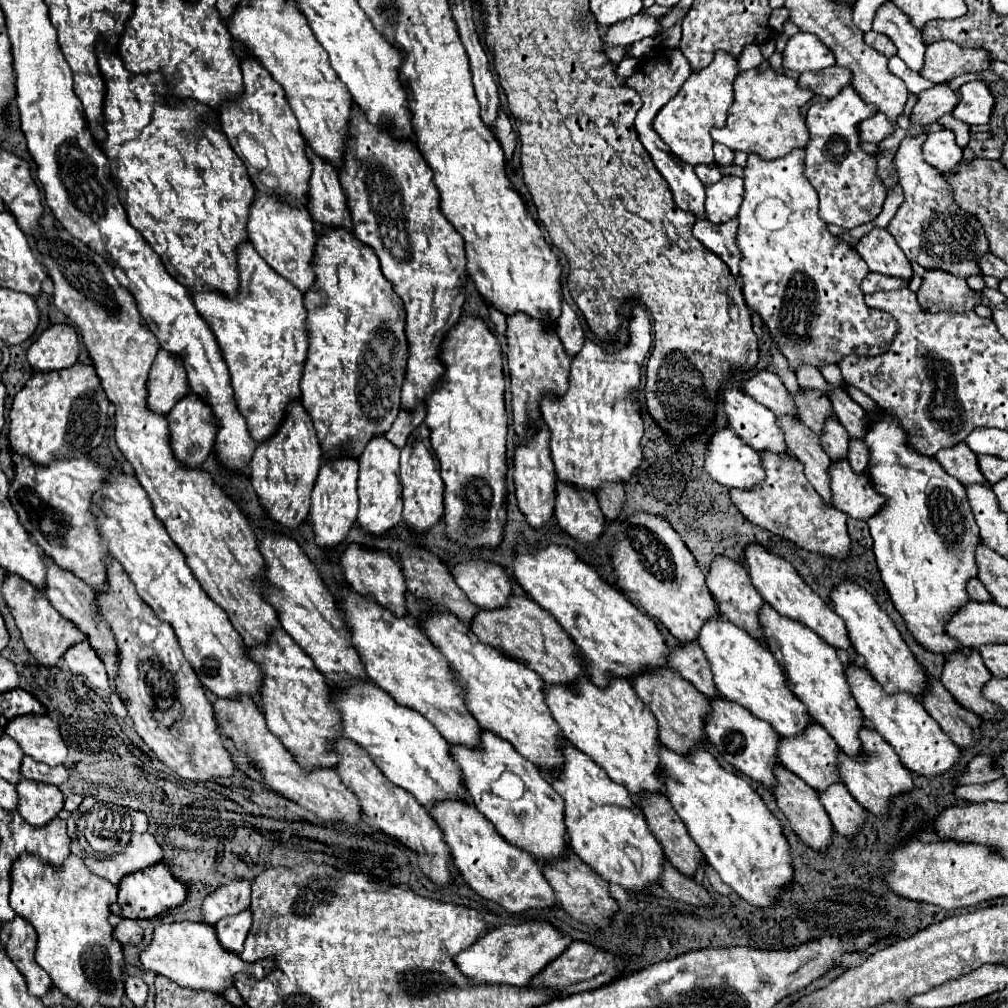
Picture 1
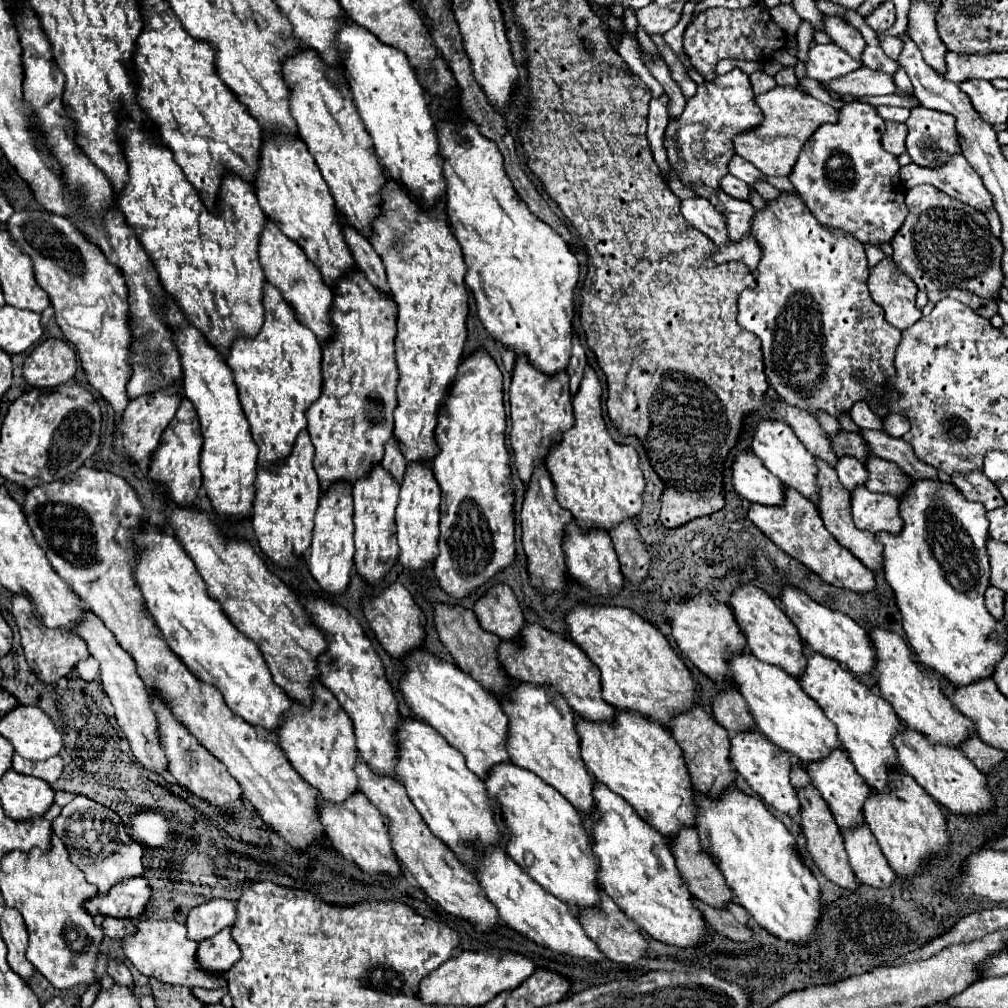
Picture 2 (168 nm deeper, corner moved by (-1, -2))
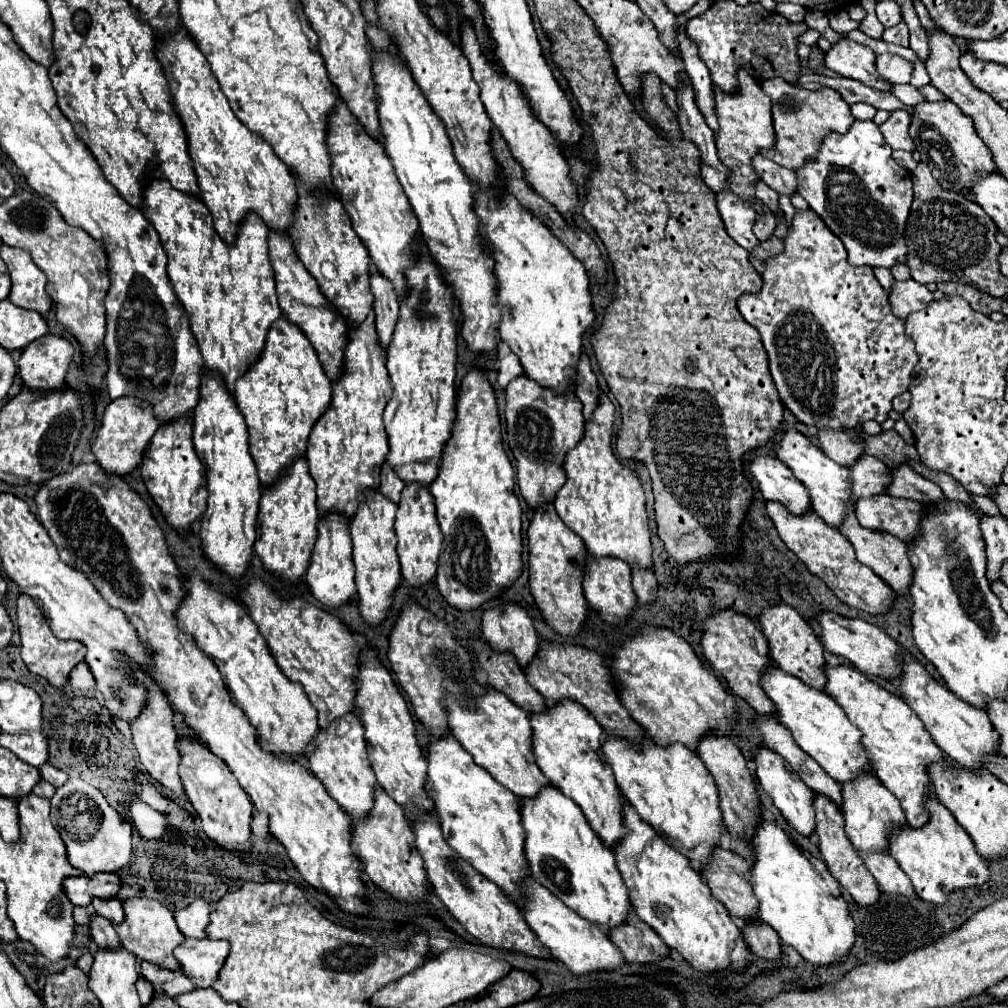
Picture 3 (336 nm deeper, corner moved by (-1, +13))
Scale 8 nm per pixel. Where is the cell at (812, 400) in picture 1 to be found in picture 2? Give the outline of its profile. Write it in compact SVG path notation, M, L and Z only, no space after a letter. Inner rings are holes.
M842 430L838 436L834 436L830 440L832 440L832 448L838 456L854 456L856 460L862 460L862 464L866 464L868 456L870 456L870 448L868 448L866 440L862 440L860 434Z

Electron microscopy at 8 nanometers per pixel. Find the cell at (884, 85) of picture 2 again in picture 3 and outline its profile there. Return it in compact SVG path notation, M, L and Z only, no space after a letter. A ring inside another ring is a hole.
M892 53L876 55L874 67L876 67L878 75L890 83L908 83L910 81L912 63L908 63L906 59L898 57L898 55L892 55Z

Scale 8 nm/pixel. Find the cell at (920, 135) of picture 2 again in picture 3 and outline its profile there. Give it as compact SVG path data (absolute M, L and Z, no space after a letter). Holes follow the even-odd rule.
M922 101L912 107L912 123L910 123L910 137L920 153L920 161L932 169L932 175L944 189L954 189L956 193L966 193L972 183L974 171L992 173L996 169L992 161L990 149L978 137L974 123L968 115L962 113L958 105L952 101Z

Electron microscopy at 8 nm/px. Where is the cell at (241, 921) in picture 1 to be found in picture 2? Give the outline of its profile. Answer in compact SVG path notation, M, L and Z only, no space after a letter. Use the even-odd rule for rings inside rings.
M224 928L214 938L200 942L196 950L198 968L204 968L204 972L216 972L216 976L224 976L238 958L240 948L230 936L230 928Z

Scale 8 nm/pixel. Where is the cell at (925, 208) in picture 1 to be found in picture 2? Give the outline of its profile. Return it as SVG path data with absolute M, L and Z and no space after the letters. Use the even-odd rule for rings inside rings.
M930 184L910 188L906 192L906 206L910 214L892 242L892 260L896 268L910 276L916 288L924 292L960 288L988 300L998 300L1002 288L1000 258L1004 246L990 232L986 216Z

